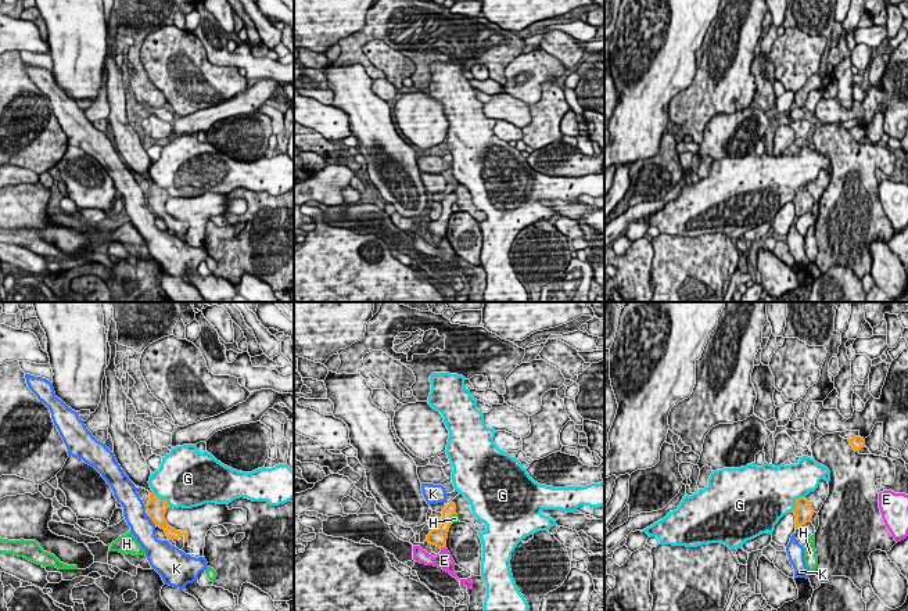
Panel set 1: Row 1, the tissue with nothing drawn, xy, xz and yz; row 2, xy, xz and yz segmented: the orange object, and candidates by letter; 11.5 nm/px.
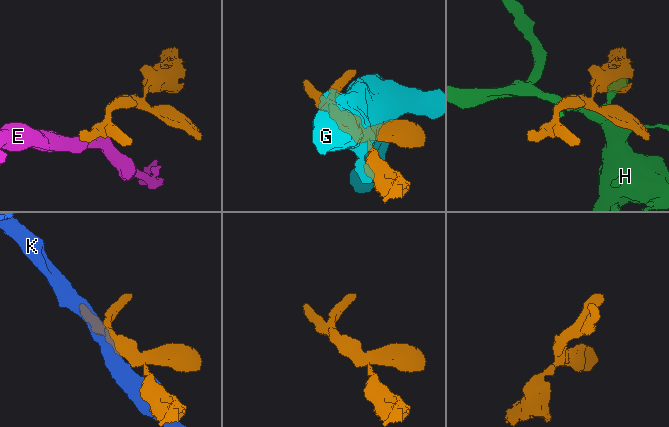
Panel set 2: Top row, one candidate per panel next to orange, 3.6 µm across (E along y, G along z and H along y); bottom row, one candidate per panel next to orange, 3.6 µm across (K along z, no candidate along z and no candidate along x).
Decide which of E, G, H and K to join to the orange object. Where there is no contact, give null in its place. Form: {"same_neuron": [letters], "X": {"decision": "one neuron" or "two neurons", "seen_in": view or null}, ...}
{"same_neuron": [], "E": {"decision": "two neurons", "seen_in": "xz"}, "G": {"decision": "two neurons", "seen_in": "xy"}, "H": {"decision": "two neurons", "seen_in": "xz"}, "K": {"decision": "two neurons", "seen_in": "xy"}}

